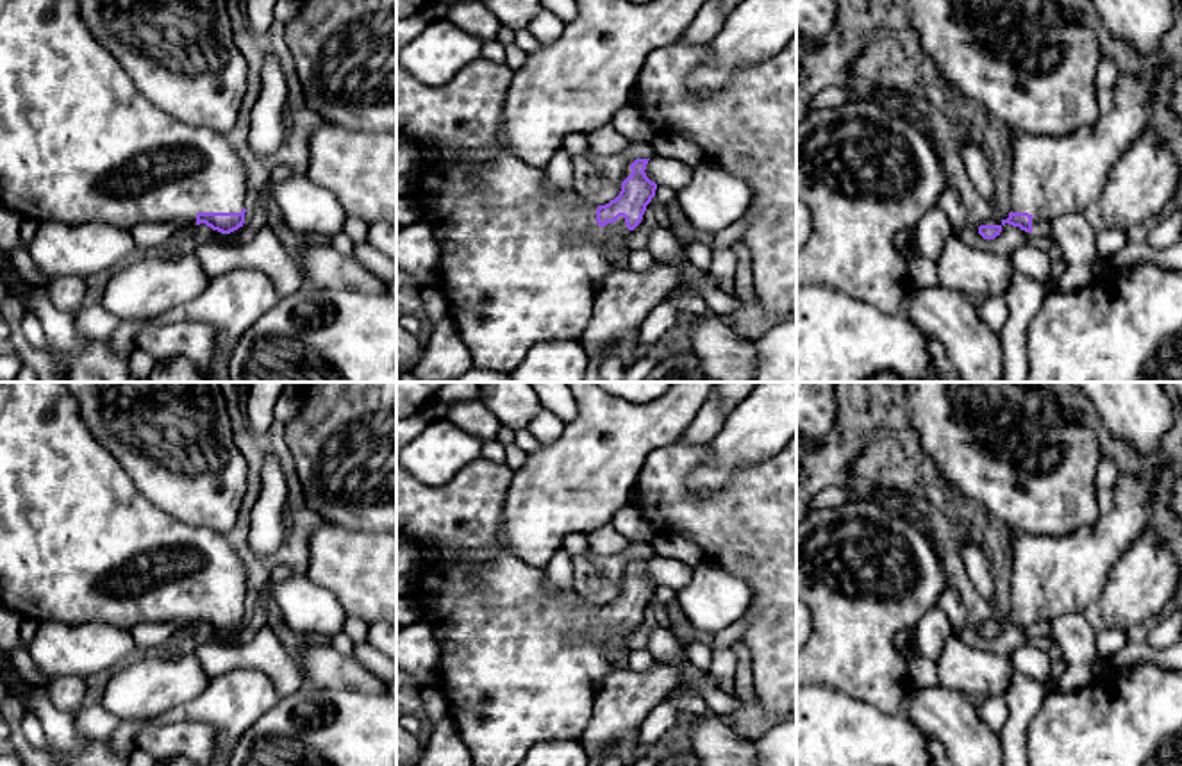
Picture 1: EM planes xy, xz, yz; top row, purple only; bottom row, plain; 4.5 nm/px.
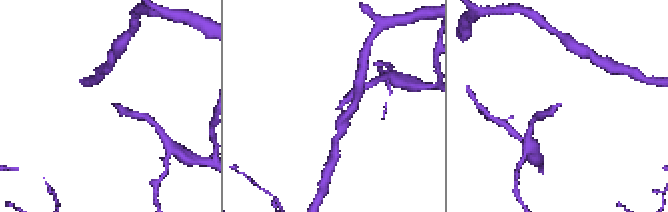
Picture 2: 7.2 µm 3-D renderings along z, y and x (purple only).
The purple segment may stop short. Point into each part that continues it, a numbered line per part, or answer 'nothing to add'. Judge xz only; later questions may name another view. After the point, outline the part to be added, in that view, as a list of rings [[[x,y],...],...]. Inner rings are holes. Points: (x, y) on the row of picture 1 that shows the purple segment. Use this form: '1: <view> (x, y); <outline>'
1: xz (511, 277); [[[477,57],[452,80],[427,86],[396,64],[396,132],[420,152],[416,186],[407,200],[429,220],[439,245],[434,287],[448,304],[462,343],[475,368],[509,377],[529,350],[543,341],[579,339],[587,327],[598,291],[614,271],[607,252],[625,248],[625,218],[600,227],[593,202],[573,189],[552,191],[545,170],[534,168],[500,145],[500,125],[512,70],[505,62]]]

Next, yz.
1: yz (1050, 177); [[[1157,62],[1145,77],[1118,75],[1114,107],[1109,114],[1071,134],[1045,137],[1016,129],[1012,132],[1011,211],[1032,216],[1032,232],[1043,223],[1070,212],[1084,212],[1102,193],[1109,173],[1136,143],[1150,121],[1159,79],[1168,66]]]

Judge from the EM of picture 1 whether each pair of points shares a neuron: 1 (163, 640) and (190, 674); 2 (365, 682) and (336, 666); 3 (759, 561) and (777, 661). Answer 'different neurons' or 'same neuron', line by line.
1: different neurons
2: same neuron
3: same neuron

